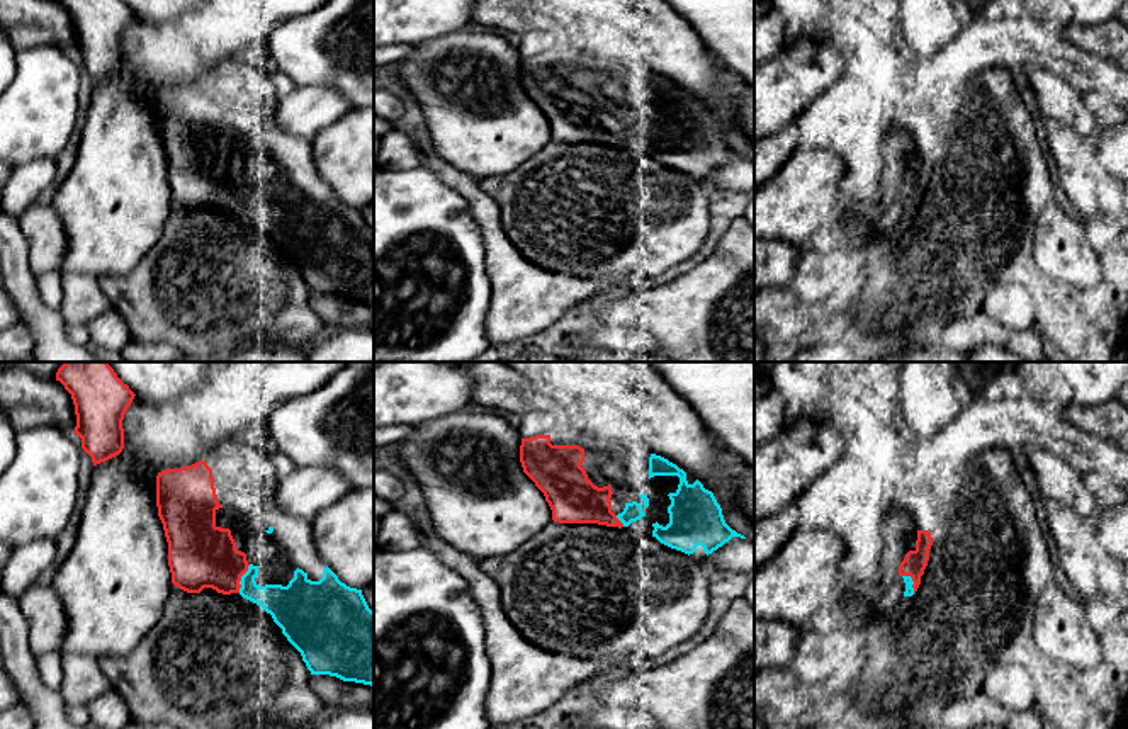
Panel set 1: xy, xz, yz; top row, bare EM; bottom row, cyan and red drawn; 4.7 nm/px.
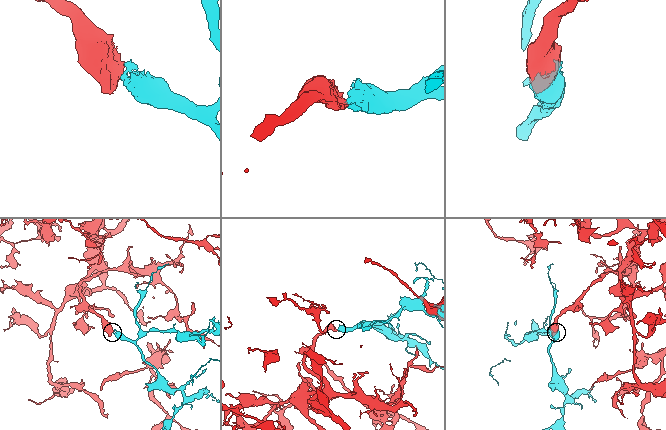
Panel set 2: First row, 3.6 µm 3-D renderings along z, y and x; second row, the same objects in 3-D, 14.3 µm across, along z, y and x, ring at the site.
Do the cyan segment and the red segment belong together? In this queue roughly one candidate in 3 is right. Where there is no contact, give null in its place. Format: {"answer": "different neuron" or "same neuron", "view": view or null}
{"answer": "same neuron", "view": "xy"}

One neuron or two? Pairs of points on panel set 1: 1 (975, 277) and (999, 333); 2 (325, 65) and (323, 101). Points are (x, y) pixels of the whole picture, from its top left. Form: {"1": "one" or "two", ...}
{"1": "two", "2": "two"}

